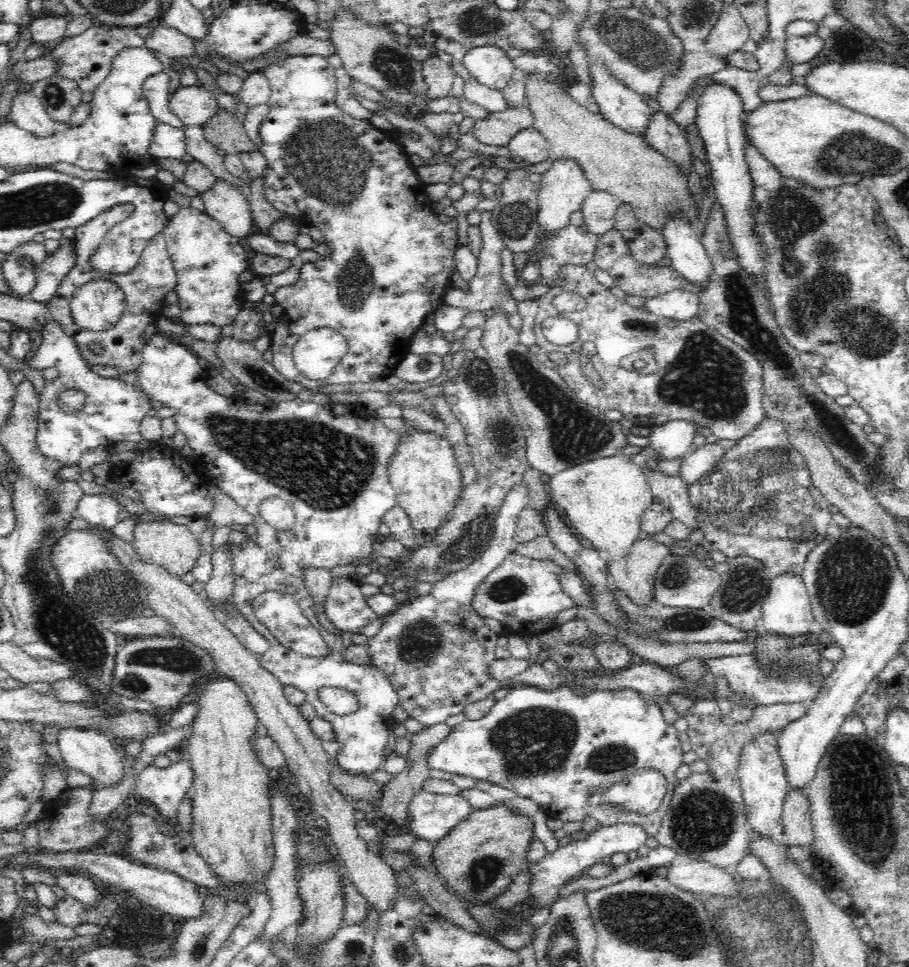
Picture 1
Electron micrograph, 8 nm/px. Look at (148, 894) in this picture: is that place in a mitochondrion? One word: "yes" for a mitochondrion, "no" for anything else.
no

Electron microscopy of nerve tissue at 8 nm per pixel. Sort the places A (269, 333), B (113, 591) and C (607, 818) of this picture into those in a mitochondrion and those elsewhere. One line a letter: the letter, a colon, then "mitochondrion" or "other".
A: other
B: mitochondrion
C: other

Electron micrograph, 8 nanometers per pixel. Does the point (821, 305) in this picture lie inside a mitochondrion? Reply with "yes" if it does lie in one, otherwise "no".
yes

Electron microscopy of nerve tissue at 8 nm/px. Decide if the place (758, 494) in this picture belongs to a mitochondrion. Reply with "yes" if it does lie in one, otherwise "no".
yes

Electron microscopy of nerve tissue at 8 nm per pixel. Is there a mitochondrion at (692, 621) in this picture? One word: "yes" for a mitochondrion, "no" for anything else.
yes

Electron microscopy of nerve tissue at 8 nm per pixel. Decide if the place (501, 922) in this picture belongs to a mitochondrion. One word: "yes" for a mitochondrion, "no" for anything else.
yes

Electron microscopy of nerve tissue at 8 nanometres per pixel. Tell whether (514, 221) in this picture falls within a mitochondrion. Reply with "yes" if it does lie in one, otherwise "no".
yes

